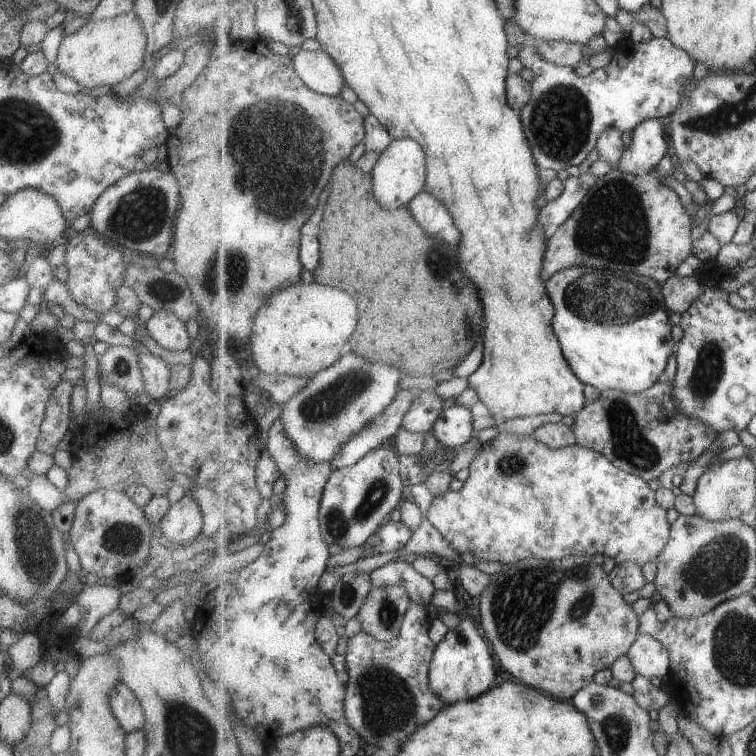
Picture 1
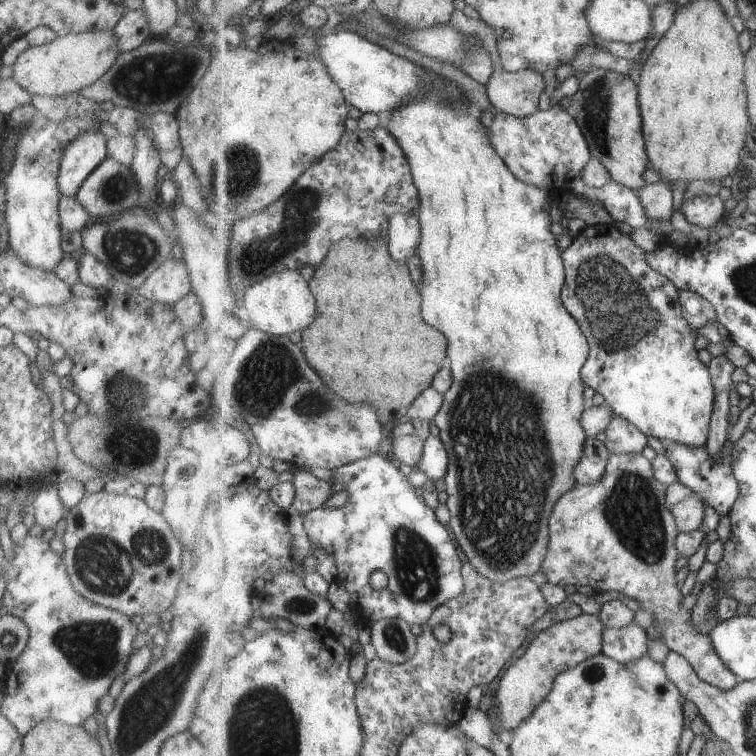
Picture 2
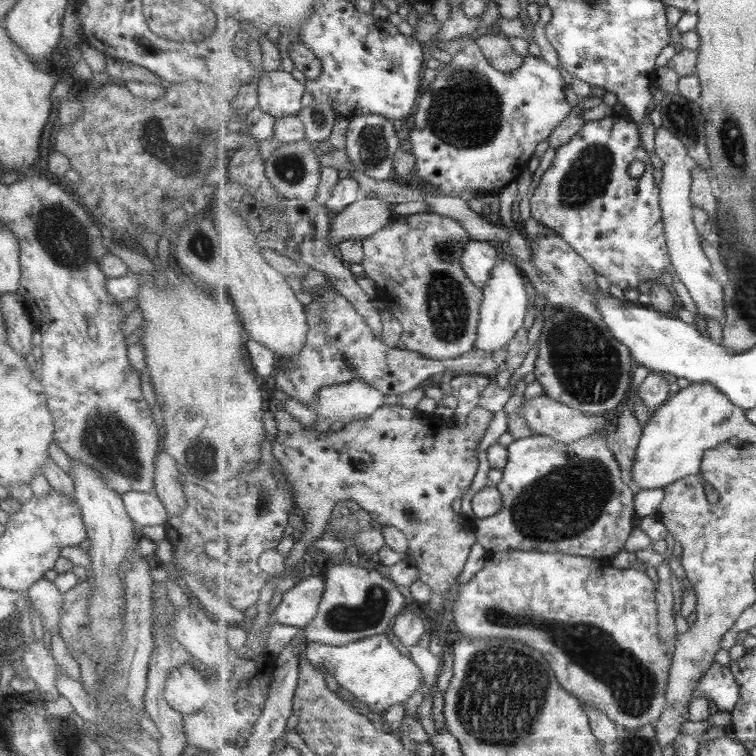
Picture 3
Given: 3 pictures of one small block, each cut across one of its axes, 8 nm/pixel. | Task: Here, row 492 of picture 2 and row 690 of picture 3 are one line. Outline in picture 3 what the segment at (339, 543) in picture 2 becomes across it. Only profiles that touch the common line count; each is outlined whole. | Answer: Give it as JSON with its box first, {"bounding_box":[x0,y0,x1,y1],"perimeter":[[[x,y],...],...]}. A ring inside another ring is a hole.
{"bounding_box":[307,633,425,716],"perimeter":[[[387,633],[350,642],[345,646],[311,642],[307,650],[313,666],[323,666],[340,687],[349,691],[356,700],[365,703],[370,712],[377,715],[384,716],[393,706],[407,702],[417,690],[423,688],[425,682],[423,670],[411,657],[404,656],[397,650]]]}

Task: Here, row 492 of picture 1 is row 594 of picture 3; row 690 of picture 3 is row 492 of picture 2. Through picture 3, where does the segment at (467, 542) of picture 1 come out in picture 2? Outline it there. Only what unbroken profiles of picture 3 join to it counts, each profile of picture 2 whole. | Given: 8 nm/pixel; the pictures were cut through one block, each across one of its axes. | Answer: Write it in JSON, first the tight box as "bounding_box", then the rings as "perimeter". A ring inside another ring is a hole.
{"bounding_box":[541,453,744,691],"perimeter":[[[613,453],[612,458],[609,458],[608,469],[605,470],[605,477],[601,478],[600,482],[577,483],[575,488],[567,490],[561,502],[557,502],[551,518],[547,560],[541,572],[548,582],[561,587],[589,586],[597,593],[618,592],[637,600],[643,609],[653,614],[653,623],[661,628],[665,644],[670,651],[685,656],[702,680],[729,691],[744,682],[744,679],[734,674],[721,660],[713,648],[711,636],[701,634],[693,626],[692,610],[683,608],[685,596],[675,578],[675,562],[679,559],[676,541],[679,534],[675,516],[668,506],[668,486],[657,480],[652,461],[647,460],[641,453]]]}

